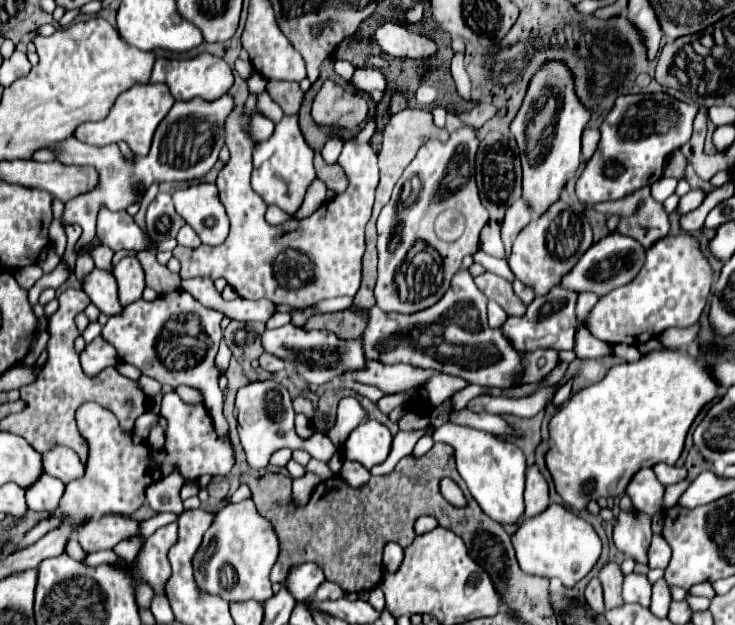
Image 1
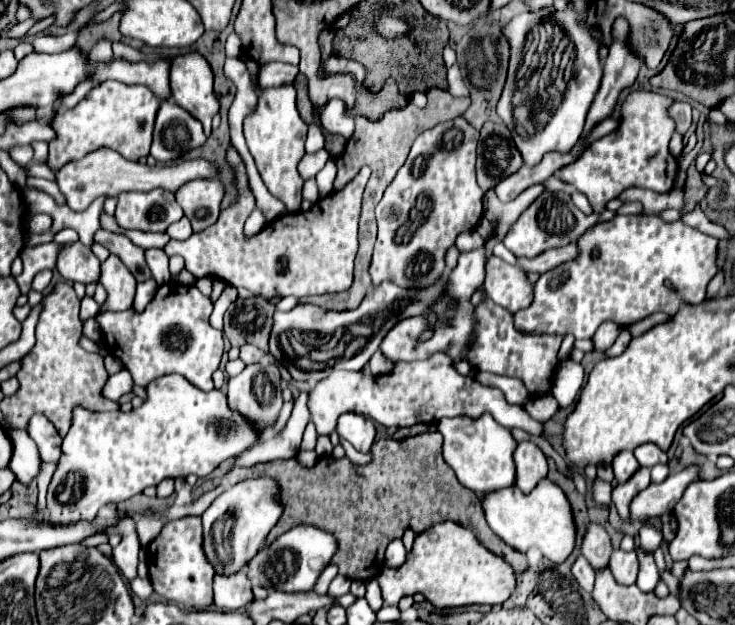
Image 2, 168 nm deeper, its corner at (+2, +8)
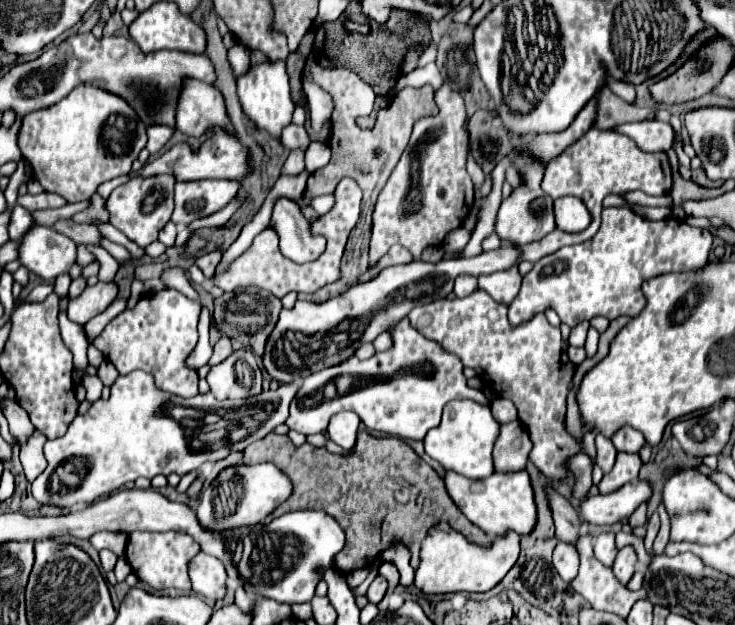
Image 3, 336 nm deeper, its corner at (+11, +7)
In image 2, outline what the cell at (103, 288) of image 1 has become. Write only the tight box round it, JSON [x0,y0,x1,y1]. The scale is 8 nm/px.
[57,243,101,283]

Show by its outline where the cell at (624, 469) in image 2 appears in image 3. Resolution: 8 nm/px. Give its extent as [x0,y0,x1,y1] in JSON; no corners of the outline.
[596,434,616,472]

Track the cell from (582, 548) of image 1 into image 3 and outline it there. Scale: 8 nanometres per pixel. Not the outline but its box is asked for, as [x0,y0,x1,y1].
[444,470,536,536]

